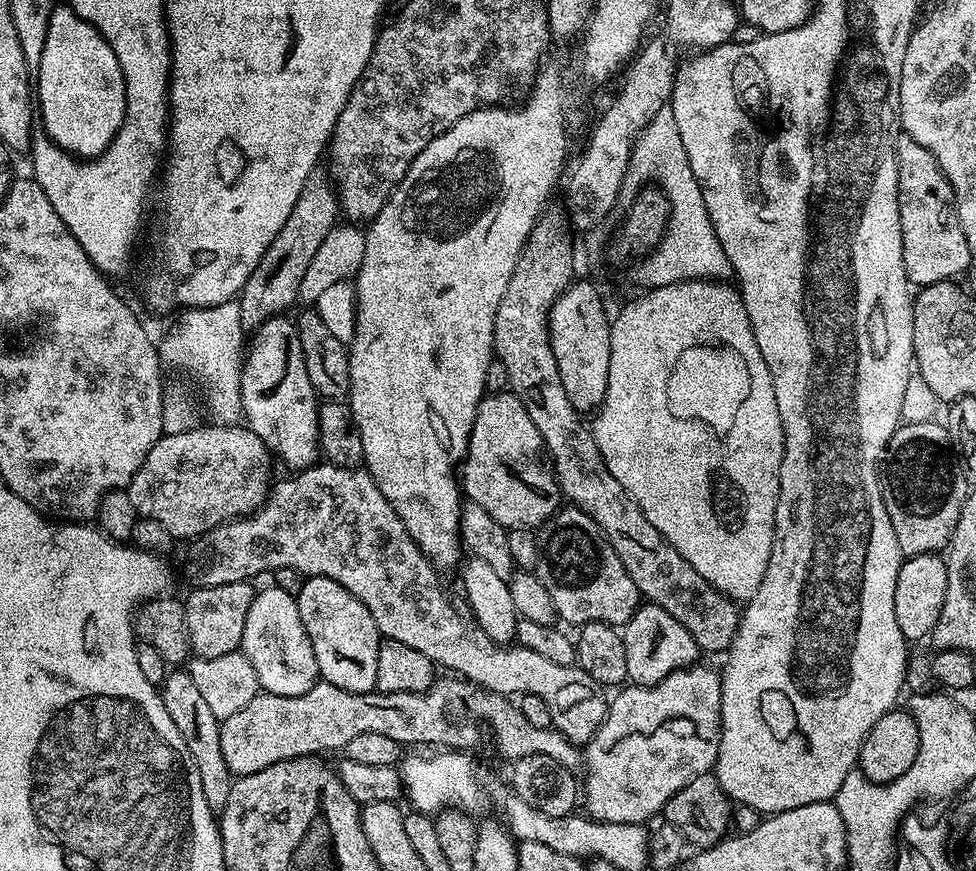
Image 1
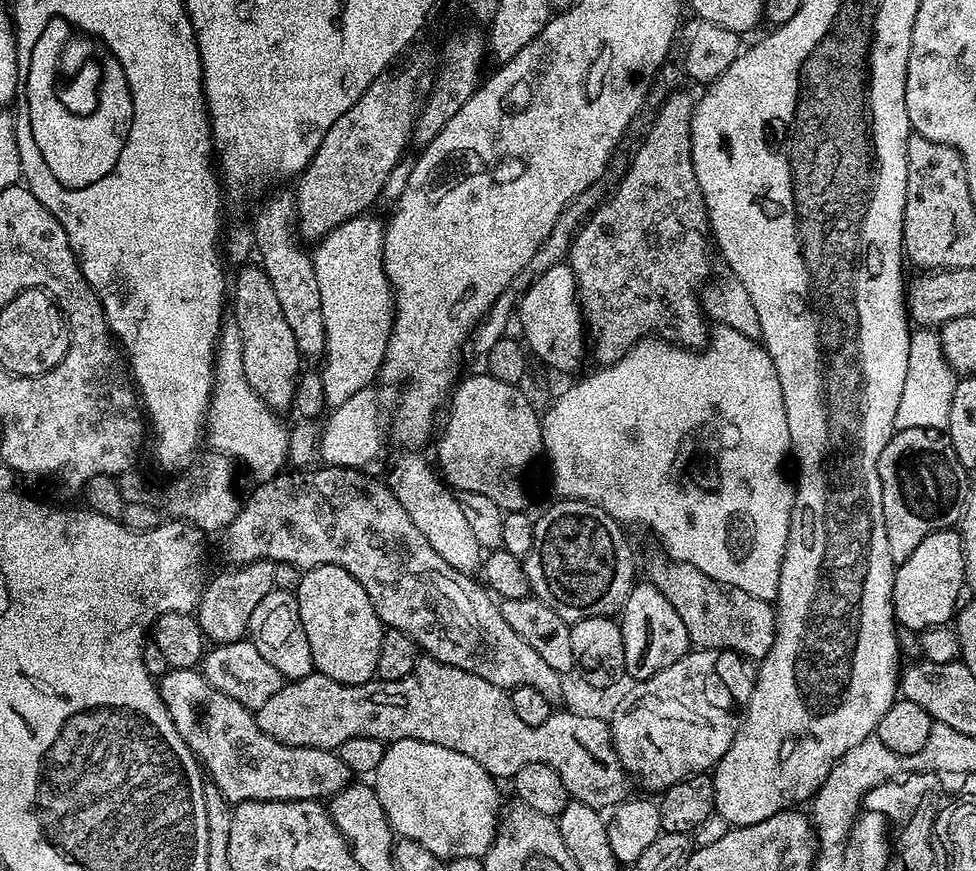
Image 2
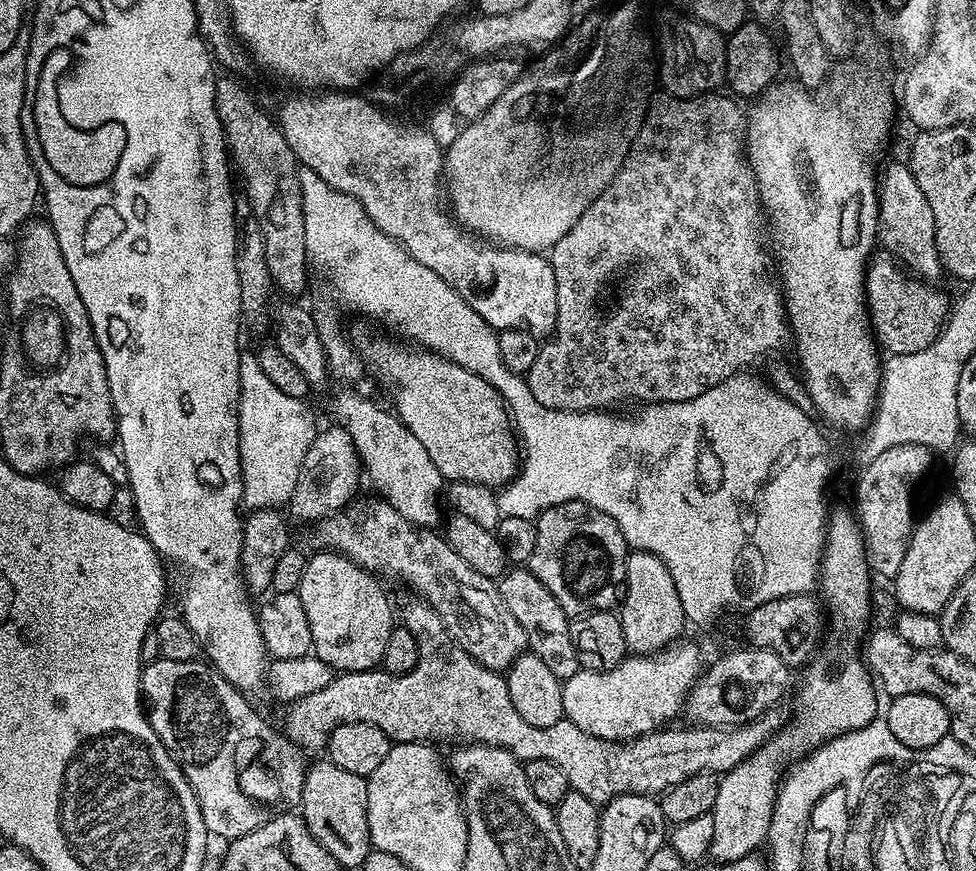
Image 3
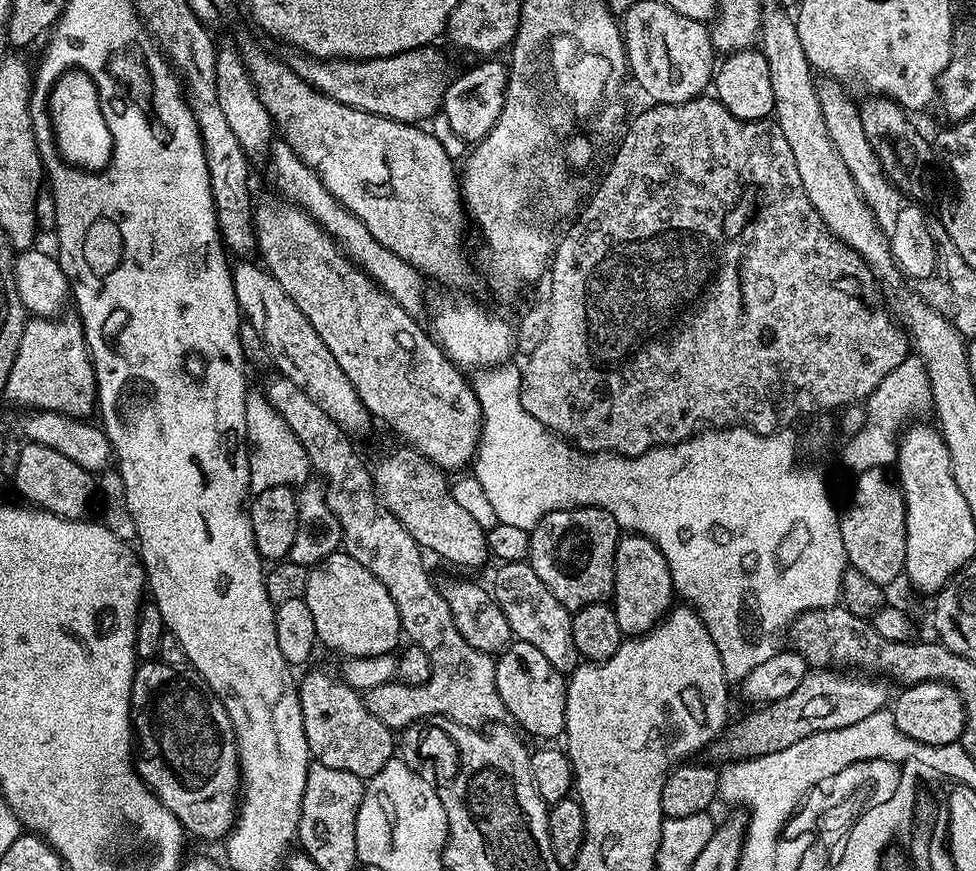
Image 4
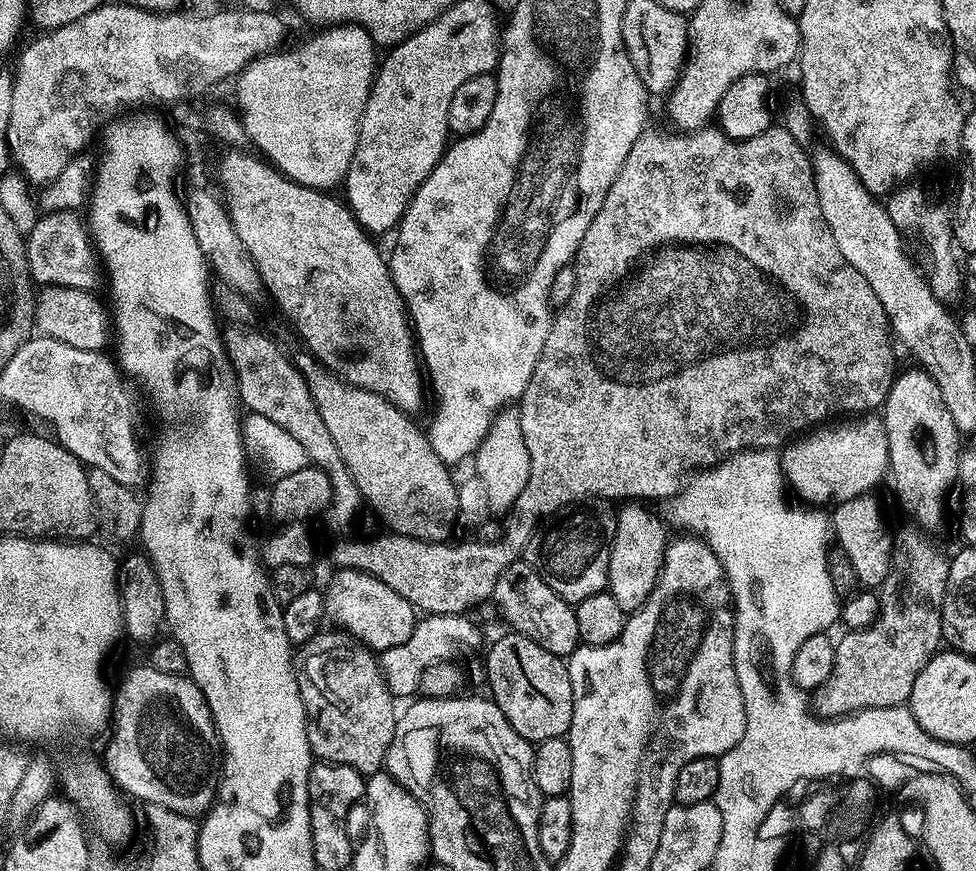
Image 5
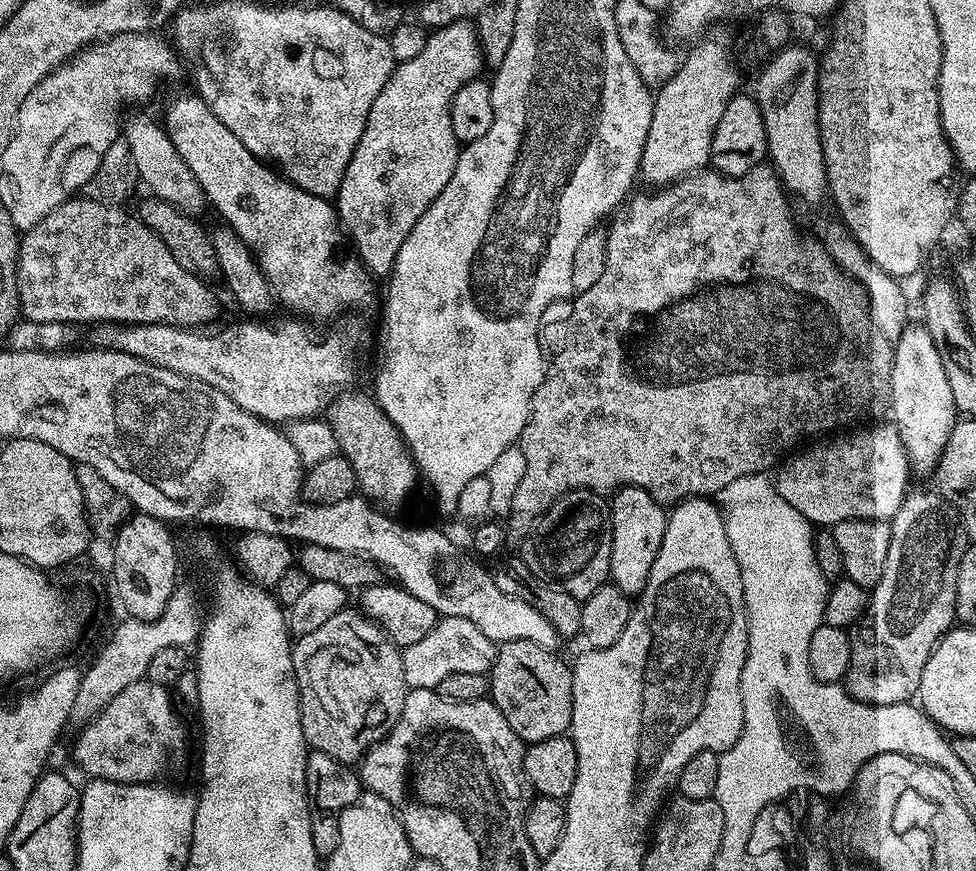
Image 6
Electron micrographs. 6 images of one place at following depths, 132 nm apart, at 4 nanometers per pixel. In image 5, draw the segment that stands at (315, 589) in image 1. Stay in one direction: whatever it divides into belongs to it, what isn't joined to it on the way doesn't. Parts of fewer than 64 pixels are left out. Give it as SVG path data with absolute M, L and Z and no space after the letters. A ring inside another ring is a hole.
M342 568L335 574L337 576L329 582L328 589L323 589L322 595L327 619L329 621L332 619L336 623L333 625L337 629L347 632L357 642L376 654L383 654L387 648L402 646L402 642L406 642L406 638L410 638L410 634L416 629L418 612L410 602L406 602L406 598L402 598L402 594L390 590L390 586L386 586L386 582L353 568Z

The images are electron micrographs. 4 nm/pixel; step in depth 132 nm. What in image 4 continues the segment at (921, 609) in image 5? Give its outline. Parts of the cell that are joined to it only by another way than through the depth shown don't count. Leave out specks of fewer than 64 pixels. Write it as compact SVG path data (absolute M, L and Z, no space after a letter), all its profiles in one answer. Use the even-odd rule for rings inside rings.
M809 670L806 678L802 678L802 682L798 682L798 687L791 694L786 694L786 698L778 698L757 707L760 708L757 712L742 717L737 724L736 721L729 723L718 739L712 741L710 752L713 752L720 762L748 760L751 756L765 756L774 754L778 750L786 750L820 732L854 726L854 722L862 722L862 718L870 718L870 714L885 711L889 707L890 696L888 700L887 686L889 687L883 679L873 678L868 674L849 674L844 670Z

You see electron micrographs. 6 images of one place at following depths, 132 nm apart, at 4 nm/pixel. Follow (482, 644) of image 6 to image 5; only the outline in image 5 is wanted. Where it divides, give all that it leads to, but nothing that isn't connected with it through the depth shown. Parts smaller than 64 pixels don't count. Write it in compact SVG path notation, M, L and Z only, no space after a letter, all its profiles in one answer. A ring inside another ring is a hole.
M425 615L417 619L416 629L402 642L402 646L387 648L379 657L378 664L384 675L384 683L388 685L393 697L417 695L420 679L426 670L426 666L434 666L434 662L452 660L458 650L476 648L480 644L480 632L472 620L467 620L467 615L458 616L433 616Z

